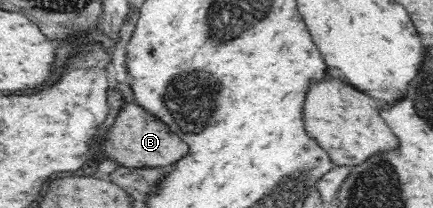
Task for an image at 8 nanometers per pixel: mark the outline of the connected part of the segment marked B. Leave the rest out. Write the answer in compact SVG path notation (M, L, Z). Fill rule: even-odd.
M134 102L122 106L116 125L108 133L108 155L112 155L118 163L126 167L149 168L149 167L172 167L172 163L184 159L190 153L188 143L176 135L162 119L158 119L154 113L142 109L140 104Z

